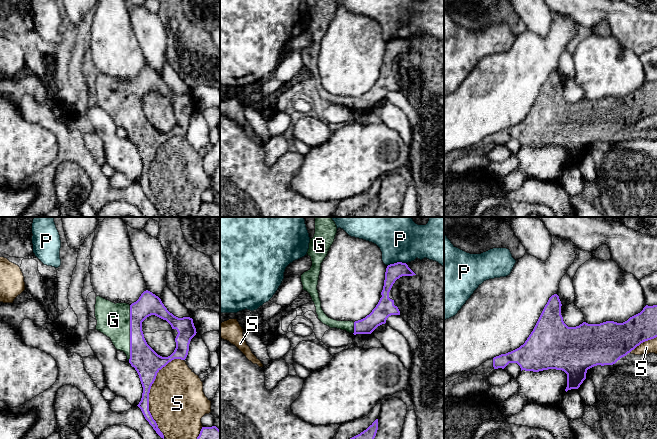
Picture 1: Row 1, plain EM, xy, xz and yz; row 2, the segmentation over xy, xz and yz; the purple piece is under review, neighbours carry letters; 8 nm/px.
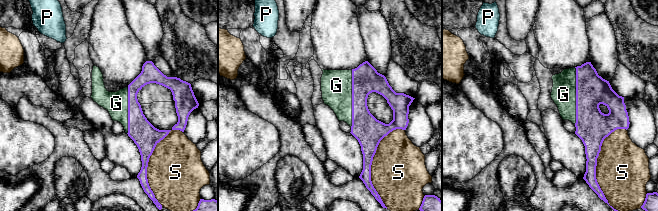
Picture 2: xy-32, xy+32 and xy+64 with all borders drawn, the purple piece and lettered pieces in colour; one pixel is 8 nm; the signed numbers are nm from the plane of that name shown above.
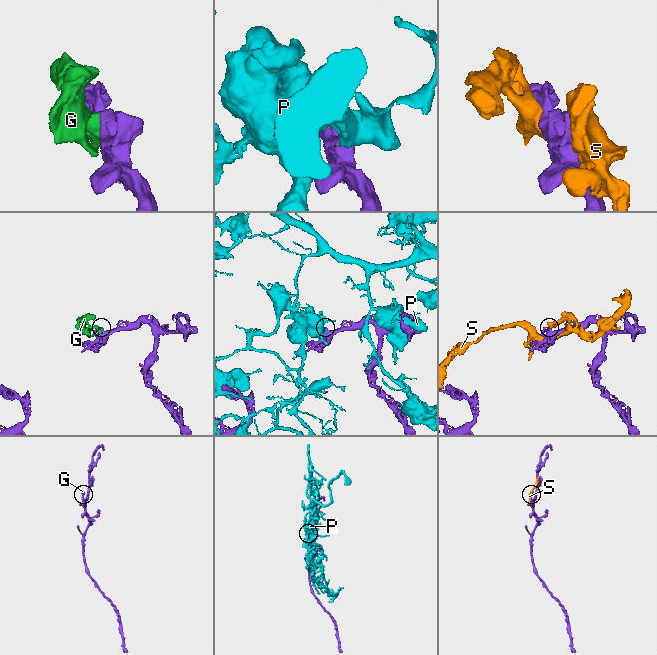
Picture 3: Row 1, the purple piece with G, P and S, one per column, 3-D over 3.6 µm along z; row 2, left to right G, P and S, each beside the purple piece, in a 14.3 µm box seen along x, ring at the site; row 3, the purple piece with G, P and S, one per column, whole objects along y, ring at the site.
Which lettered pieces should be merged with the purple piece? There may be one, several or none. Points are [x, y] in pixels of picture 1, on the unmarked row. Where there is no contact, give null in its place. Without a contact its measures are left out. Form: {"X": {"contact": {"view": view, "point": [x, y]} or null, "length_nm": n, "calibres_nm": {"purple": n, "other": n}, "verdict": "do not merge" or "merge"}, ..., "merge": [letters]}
{"G": {"contact": {"view": "xy", "point": [130, 109]}, "length_nm": 460, "calibres_nm": {"purple": 220, "other": 280}, "verdict": "merge"}, "P": {"contact": {"view": "xz", "point": [397, 38]}, "length_nm": 160, "calibres_nm": {"purple": 130, "other": 300}, "verdict": "do not merge"}, "S": {"contact": {"view": "xy", "point": [149, 168]}, "length_nm": 650, "calibres_nm": {"purple": 220, "other": 460}, "verdict": "do not merge"}, "merge": ["G"]}

